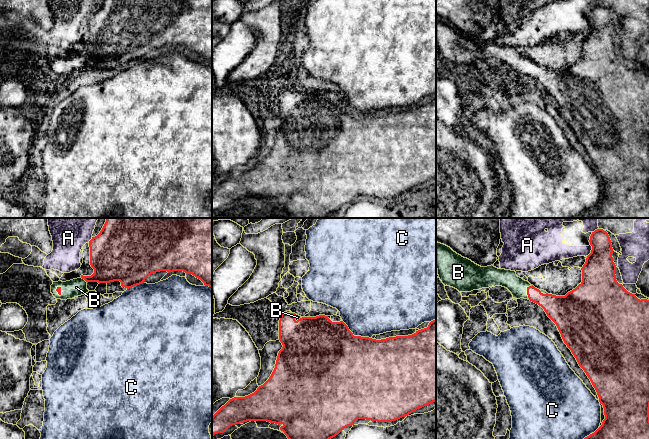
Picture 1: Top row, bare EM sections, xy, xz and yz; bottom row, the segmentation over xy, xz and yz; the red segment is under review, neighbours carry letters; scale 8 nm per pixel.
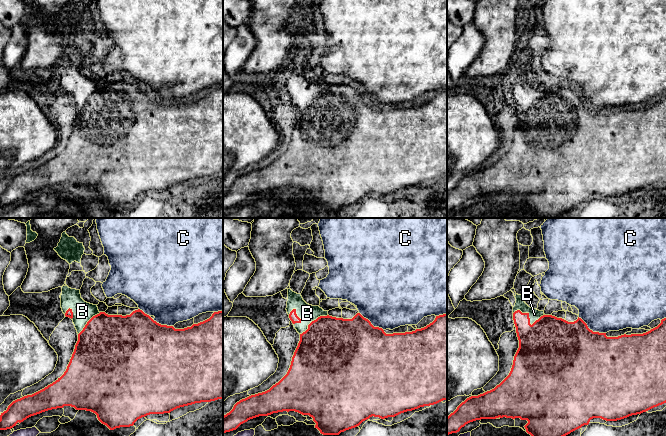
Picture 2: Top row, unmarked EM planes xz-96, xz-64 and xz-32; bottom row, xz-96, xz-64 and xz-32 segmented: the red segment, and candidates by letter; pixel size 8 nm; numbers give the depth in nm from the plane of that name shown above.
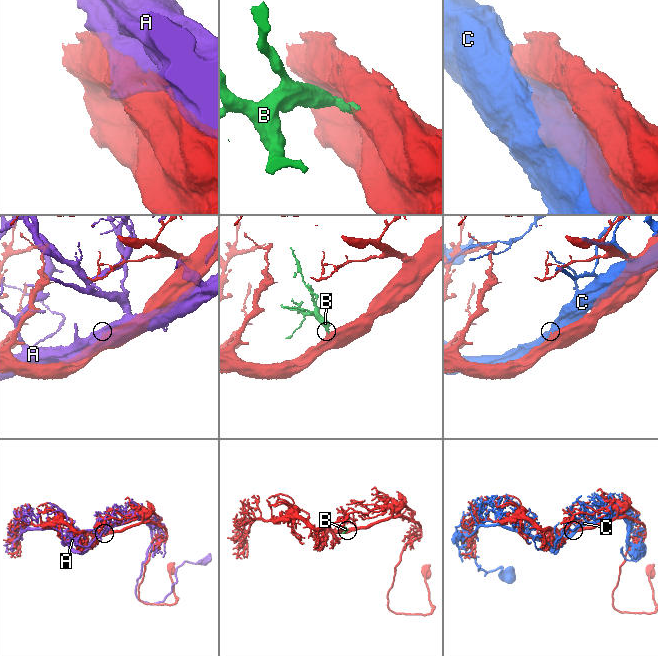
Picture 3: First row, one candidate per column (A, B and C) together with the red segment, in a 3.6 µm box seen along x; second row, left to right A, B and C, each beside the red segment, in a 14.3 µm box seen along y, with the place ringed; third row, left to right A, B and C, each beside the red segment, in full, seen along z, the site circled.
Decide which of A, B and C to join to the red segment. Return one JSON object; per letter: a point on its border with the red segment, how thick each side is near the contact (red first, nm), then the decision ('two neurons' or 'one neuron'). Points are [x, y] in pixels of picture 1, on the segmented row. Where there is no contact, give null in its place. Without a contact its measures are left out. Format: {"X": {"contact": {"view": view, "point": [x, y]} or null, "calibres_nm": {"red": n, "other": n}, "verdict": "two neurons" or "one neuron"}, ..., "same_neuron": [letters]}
{"A": {"contact": {"view": "yz", "point": [591, 250]}, "calibres_nm": {"red": 280, "other": 140}, "verdict": "two neurons"}, "B": {"contact": {"view": "yz", "point": [527, 291]}, "calibres_nm": {"red": 170, "other": 150}, "verdict": "one neuron"}, "C": {"contact": {"view": "xz", "point": [355, 336]}, "calibres_nm": {"red": 500, "other": 440}, "verdict": "two neurons"}, "same_neuron": ["B"]}

